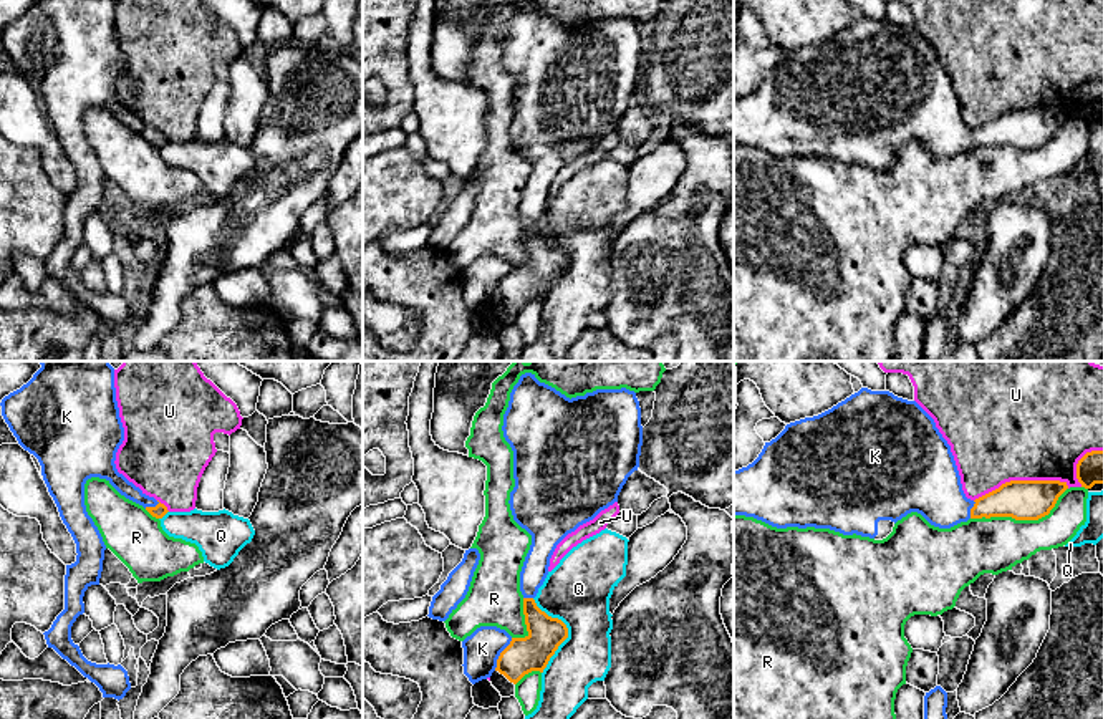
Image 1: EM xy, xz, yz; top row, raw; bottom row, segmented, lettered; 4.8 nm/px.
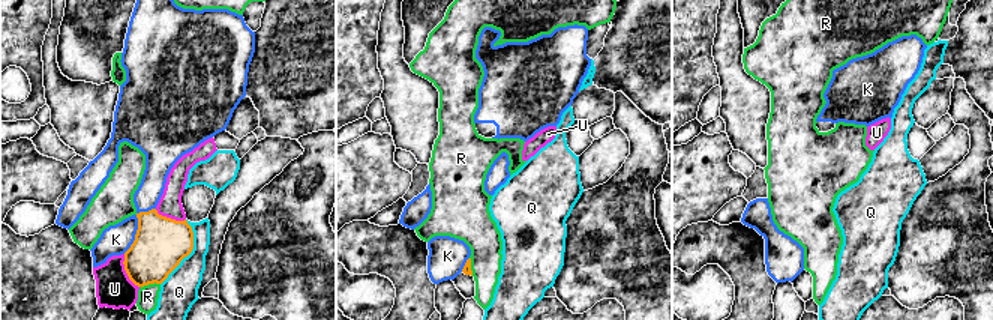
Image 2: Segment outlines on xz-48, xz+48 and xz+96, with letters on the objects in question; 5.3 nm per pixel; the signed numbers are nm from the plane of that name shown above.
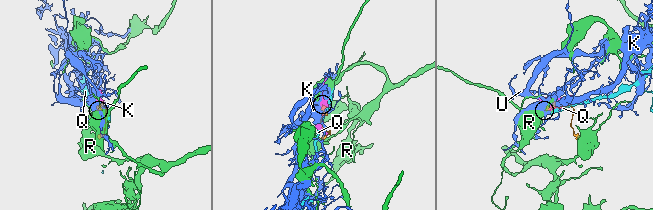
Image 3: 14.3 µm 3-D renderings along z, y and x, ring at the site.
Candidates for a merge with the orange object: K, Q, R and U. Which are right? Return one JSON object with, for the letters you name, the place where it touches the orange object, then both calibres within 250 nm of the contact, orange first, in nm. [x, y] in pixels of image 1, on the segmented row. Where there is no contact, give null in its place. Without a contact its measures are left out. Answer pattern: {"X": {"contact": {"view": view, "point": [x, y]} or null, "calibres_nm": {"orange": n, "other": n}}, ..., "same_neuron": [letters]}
{"K": {"contact": {"view": "xz", "point": [500, 655]}, "calibres_nm": {"orange": 180, "other": 180}}, "same_neuron": ["K"]}

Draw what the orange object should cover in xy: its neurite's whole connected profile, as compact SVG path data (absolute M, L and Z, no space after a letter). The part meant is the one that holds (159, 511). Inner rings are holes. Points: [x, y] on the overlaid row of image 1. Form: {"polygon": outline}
{"polygon": "M109 361L38 363L41 368L33 378L0 406L18 444L38 459L48 492L76 543L76 562L66 565L65 610L43 635L48 648L94 683L103 697L119 701L131 689L128 671L121 664L88 661L71 639L71 626L84 613L84 591L99 585L106 550L86 512L84 484L91 477L106 479L156 519L169 510L116 469L124 427Z"}

